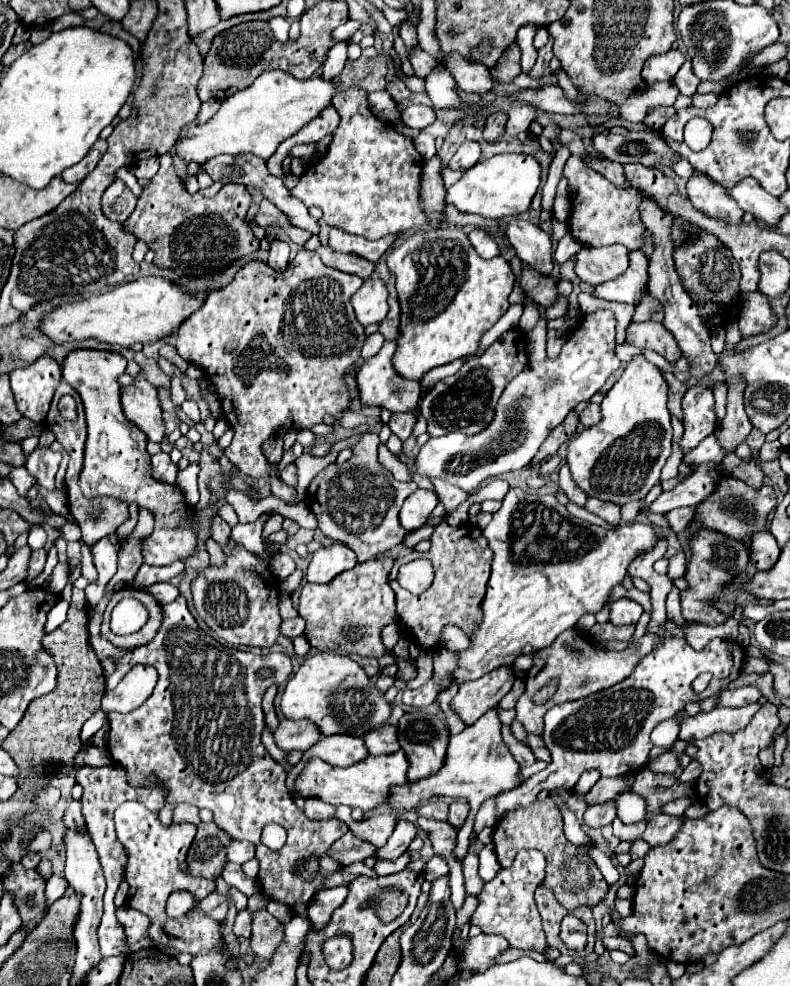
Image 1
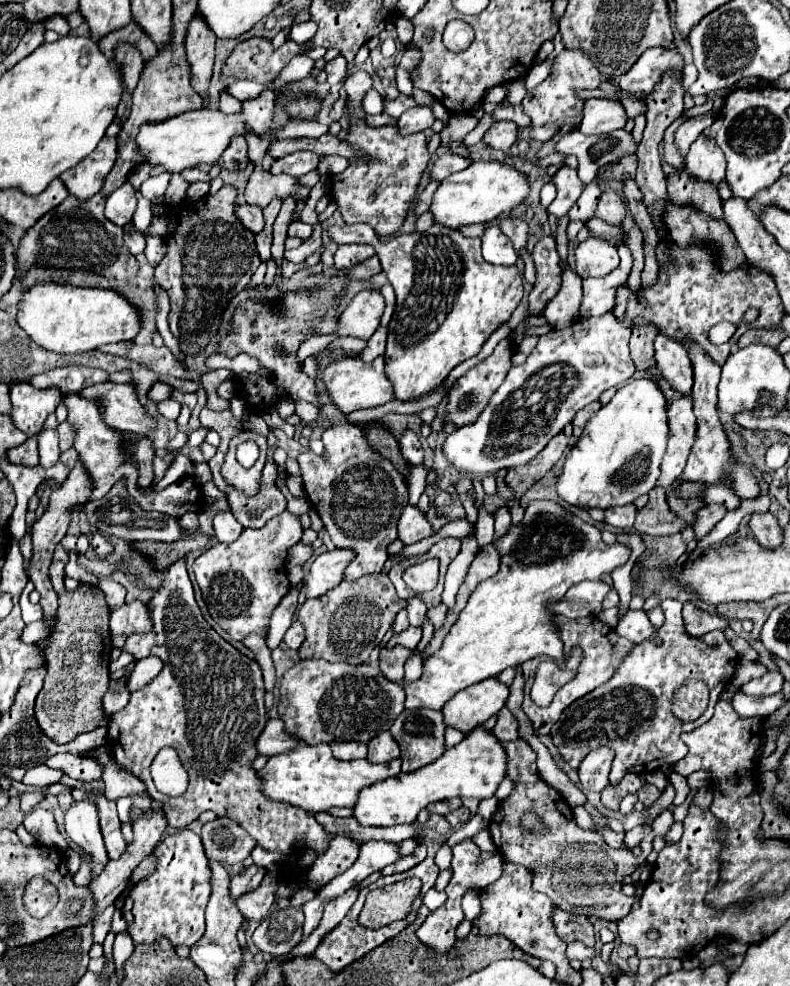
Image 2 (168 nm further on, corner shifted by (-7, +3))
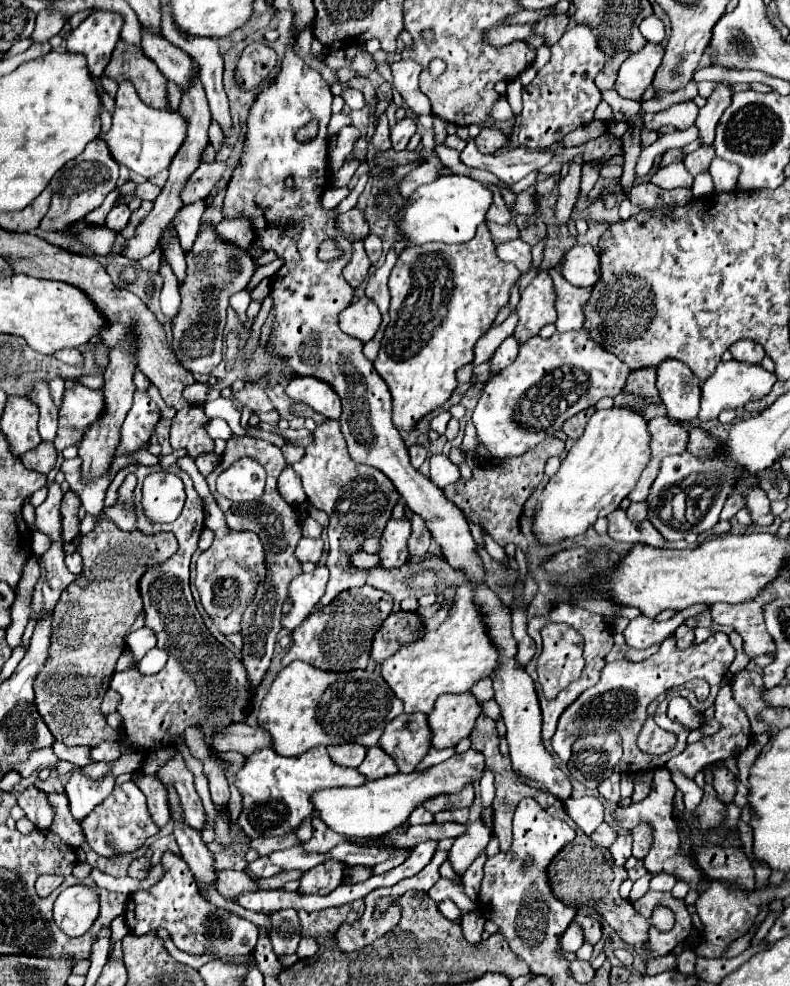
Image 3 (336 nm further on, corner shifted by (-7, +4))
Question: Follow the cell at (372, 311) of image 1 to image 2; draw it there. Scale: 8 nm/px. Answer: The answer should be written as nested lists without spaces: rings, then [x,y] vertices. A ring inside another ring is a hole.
[[[377,290],[359,292],[341,312],[335,336],[355,336],[369,340],[383,316],[383,296]]]

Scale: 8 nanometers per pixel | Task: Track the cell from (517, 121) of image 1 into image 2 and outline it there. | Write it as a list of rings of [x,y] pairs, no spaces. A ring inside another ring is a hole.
[[[565,48],[561,54],[557,54],[549,76],[539,86],[529,90],[521,102],[525,108],[525,114],[531,118],[531,132],[539,140],[549,140],[557,132],[567,134],[573,128],[577,128],[581,124],[583,106],[585,106],[585,100],[577,92],[579,90],[597,90],[601,84],[601,78],[603,76],[597,70],[595,62],[583,50],[567,50]]]

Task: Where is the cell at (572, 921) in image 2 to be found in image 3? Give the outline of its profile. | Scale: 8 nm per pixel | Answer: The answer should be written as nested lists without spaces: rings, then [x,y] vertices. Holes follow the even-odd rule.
[[[575,915],[573,923],[577,923],[583,929],[583,935],[585,935],[587,943],[595,945],[601,939],[601,925],[599,925],[599,921],[595,921],[591,917],[585,917],[585,915]]]

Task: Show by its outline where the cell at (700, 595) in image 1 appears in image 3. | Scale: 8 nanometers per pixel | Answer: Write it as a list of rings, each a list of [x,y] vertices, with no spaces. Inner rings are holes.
[[[685,623],[683,625],[679,625],[677,629],[675,629],[675,637],[677,637],[677,647],[689,647],[691,643],[693,643],[693,639],[695,639],[695,633],[693,633],[695,629],[691,629],[691,627],[687,627]]]

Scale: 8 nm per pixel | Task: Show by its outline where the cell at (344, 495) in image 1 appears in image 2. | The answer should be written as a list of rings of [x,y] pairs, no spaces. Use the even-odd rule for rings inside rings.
[[[331,426],[323,432],[323,444],[325,458],[307,450],[297,460],[307,498],[319,512],[335,548],[349,548],[357,554],[345,568],[343,580],[357,580],[359,576],[381,572],[389,558],[387,546],[397,538],[397,520],[407,506],[407,484],[387,460],[379,460],[371,452],[359,426]]]

